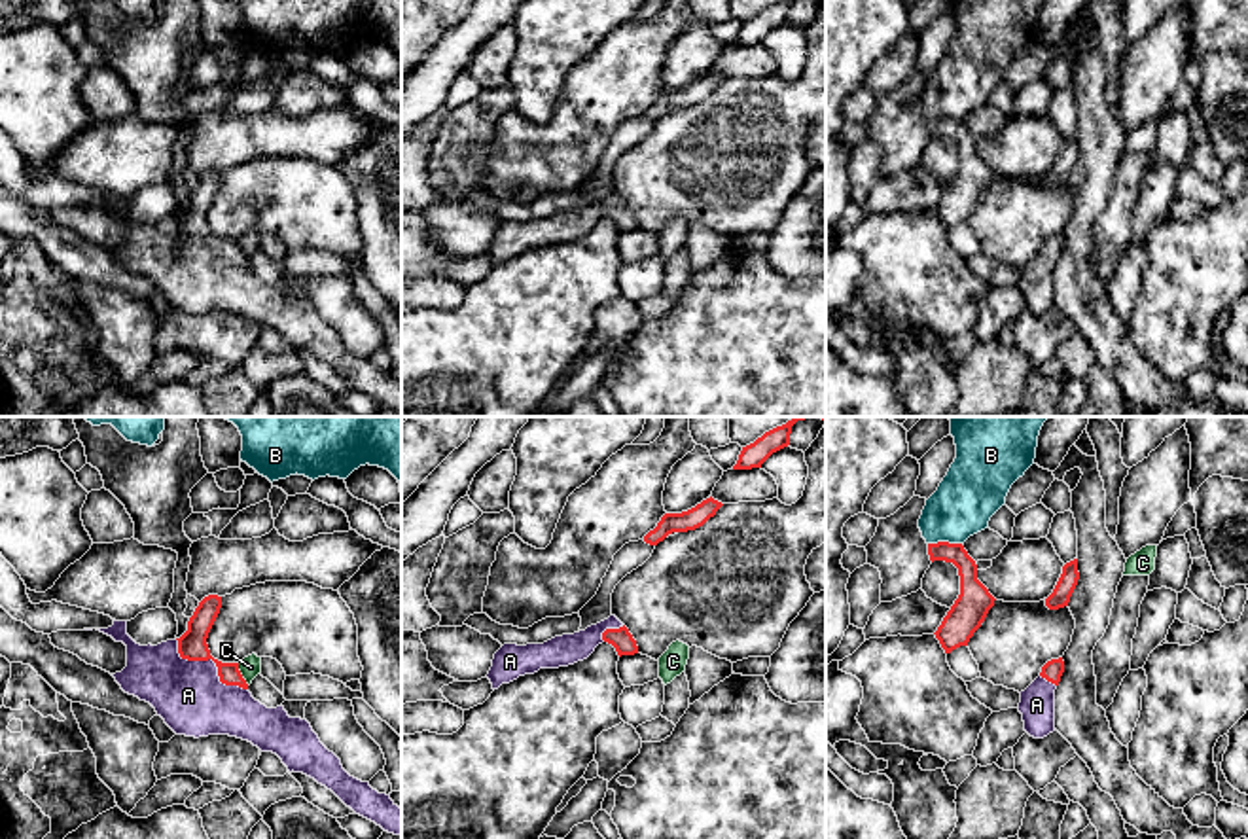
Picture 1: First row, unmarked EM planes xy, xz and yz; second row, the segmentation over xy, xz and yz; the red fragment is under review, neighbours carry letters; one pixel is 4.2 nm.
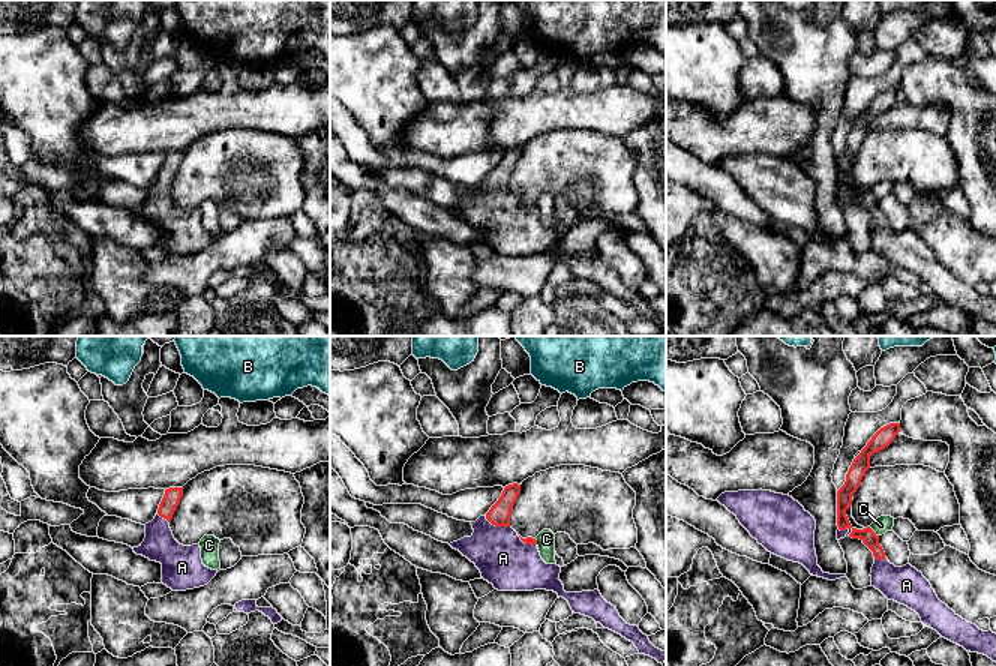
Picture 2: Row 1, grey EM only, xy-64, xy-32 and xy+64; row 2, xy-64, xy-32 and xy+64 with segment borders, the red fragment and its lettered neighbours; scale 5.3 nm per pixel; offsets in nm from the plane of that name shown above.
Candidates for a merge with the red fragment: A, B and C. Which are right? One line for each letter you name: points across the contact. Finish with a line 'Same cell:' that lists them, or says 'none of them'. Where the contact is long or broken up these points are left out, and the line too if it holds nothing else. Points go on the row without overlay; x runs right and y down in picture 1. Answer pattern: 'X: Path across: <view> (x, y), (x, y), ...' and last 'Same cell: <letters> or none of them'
A: Path across: xy (192, 220), (211, 233), (188, 256), (188, 271)
Same cell: A

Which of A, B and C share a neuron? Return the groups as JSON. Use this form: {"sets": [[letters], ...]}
{"sets": [["A"], ["B"], ["C"]]}

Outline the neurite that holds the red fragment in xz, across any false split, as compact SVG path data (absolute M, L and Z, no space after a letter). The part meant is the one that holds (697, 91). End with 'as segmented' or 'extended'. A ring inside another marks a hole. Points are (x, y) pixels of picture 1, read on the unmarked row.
M712 72L682 89L665 89L657 102L644 112L644 117L657 121L672 108L687 108L703 102L723 80Z; as segmented

